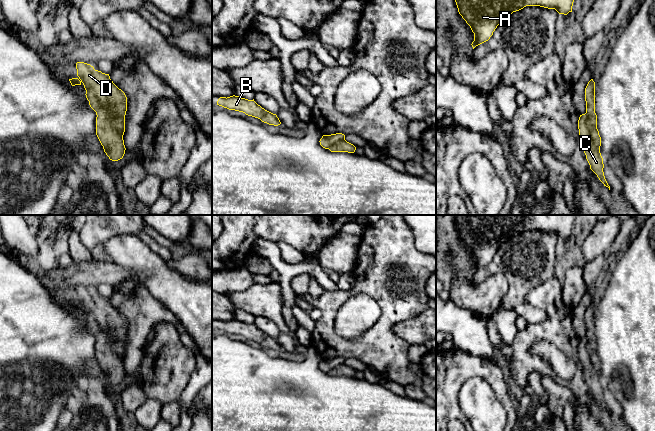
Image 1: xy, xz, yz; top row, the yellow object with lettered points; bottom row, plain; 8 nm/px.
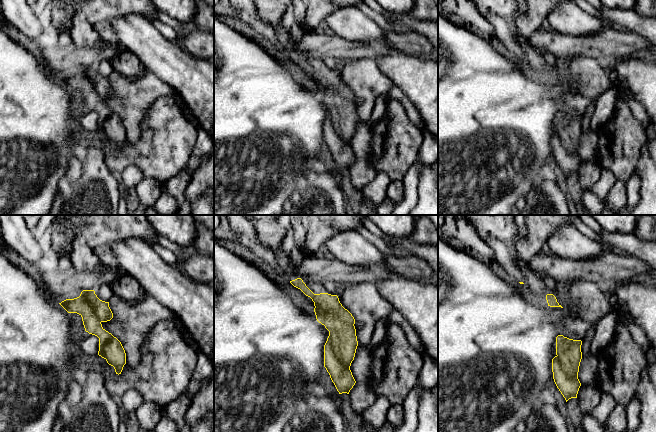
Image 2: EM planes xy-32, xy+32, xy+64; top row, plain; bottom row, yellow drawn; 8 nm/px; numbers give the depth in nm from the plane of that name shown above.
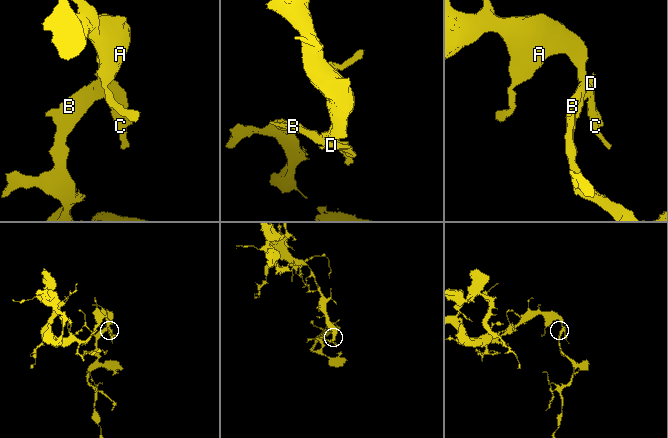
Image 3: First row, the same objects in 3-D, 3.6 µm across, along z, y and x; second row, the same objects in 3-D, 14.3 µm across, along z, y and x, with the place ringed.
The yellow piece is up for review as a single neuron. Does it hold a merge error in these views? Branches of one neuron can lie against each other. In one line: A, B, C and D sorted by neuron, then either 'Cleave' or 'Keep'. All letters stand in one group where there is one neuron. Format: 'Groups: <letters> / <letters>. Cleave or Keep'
Groups: A B C D. Keep

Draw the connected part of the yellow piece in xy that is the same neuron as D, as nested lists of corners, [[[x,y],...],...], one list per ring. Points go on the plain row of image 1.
[[[84,286],[76,287],[77,302],[69,303],[72,310],[84,309],[90,331],[96,336],[96,359],[104,376],[112,385],[125,378],[123,359],[127,321],[110,303],[109,298],[95,294]]]

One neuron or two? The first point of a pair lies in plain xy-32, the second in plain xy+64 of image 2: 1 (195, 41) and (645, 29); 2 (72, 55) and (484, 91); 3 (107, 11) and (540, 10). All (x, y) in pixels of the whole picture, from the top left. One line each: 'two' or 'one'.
1: two
2: two
3: one

